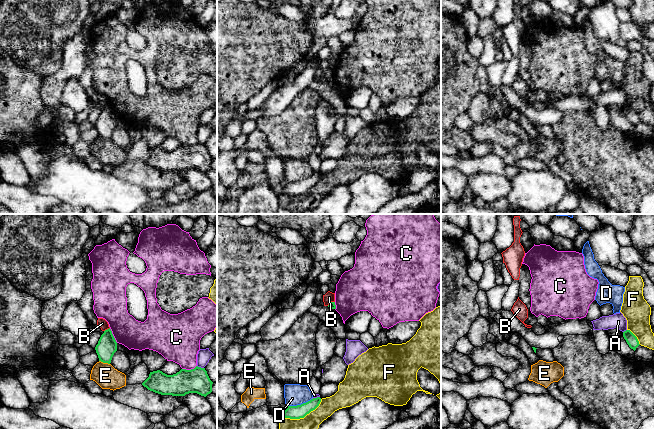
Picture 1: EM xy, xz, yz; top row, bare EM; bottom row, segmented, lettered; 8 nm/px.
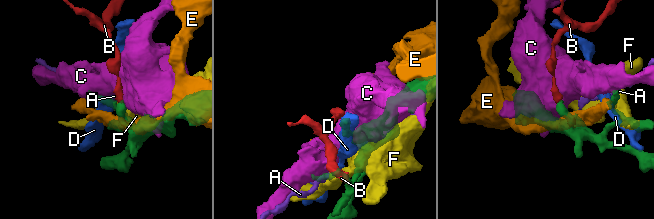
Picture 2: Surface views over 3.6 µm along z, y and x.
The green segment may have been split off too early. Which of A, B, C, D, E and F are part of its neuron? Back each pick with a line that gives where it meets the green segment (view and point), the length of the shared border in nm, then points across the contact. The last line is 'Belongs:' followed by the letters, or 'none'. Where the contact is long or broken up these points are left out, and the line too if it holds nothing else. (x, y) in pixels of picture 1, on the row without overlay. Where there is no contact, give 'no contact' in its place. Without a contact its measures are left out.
Belongs: none

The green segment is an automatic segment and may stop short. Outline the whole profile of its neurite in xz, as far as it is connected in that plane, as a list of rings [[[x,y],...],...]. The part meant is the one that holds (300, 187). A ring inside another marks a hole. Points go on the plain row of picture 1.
[[[313,174],[310,177],[297,182],[288,182],[283,189],[283,193],[290,195],[304,194],[311,187],[315,186],[321,178],[321,174]]]

